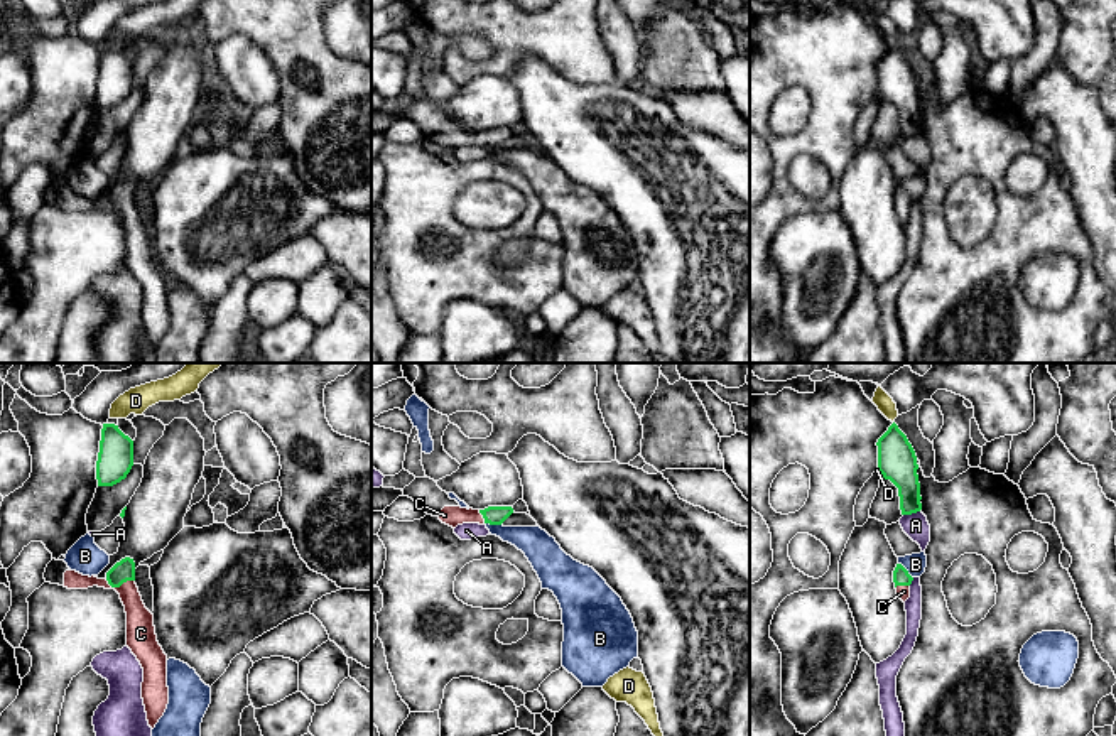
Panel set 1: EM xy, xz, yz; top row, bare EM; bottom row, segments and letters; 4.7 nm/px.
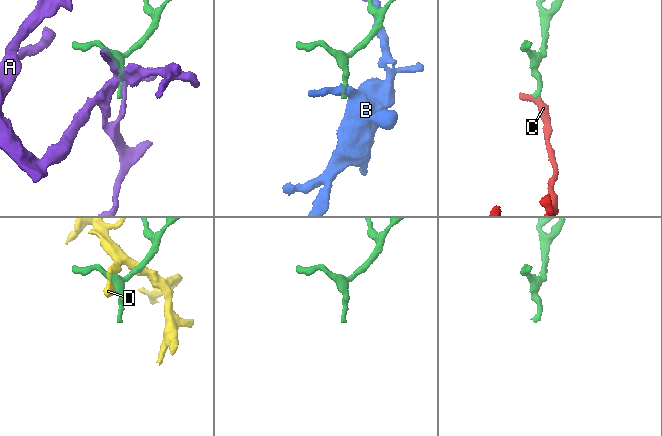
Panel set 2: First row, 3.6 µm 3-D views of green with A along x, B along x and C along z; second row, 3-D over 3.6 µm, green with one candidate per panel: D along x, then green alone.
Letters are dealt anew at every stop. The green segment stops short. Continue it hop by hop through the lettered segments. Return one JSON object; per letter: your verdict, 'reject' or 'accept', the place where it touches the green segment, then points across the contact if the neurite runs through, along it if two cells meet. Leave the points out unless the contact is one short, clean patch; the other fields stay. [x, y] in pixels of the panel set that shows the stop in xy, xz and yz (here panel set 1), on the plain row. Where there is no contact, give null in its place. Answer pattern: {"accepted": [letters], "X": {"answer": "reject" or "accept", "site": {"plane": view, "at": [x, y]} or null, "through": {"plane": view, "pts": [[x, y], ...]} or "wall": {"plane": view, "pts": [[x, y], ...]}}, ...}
{"accepted": ["C"], "A": {"answer": "reject", "site": {"plane": "yz", "at": [910, 135]}}, "B": {"answer": "reject", "site": {"plane": "xz", "at": [493, 146]}, "wall": {"plane": "xz", "pts": [[485, 144], [500, 147]]}}, "C": {"answer": "accept", "site": {"plane": "xy", "at": [120, 206]}, "through": {"plane": "xy", "pts": [[122, 193], [120, 206], [132, 221], [140, 254]]}}, "D": {"answer": "reject", "site": {"plane": "yz", "at": [880, 93]}, "wall": {"plane": "yz", "pts": [[877, 92], [883, 98]]}}}

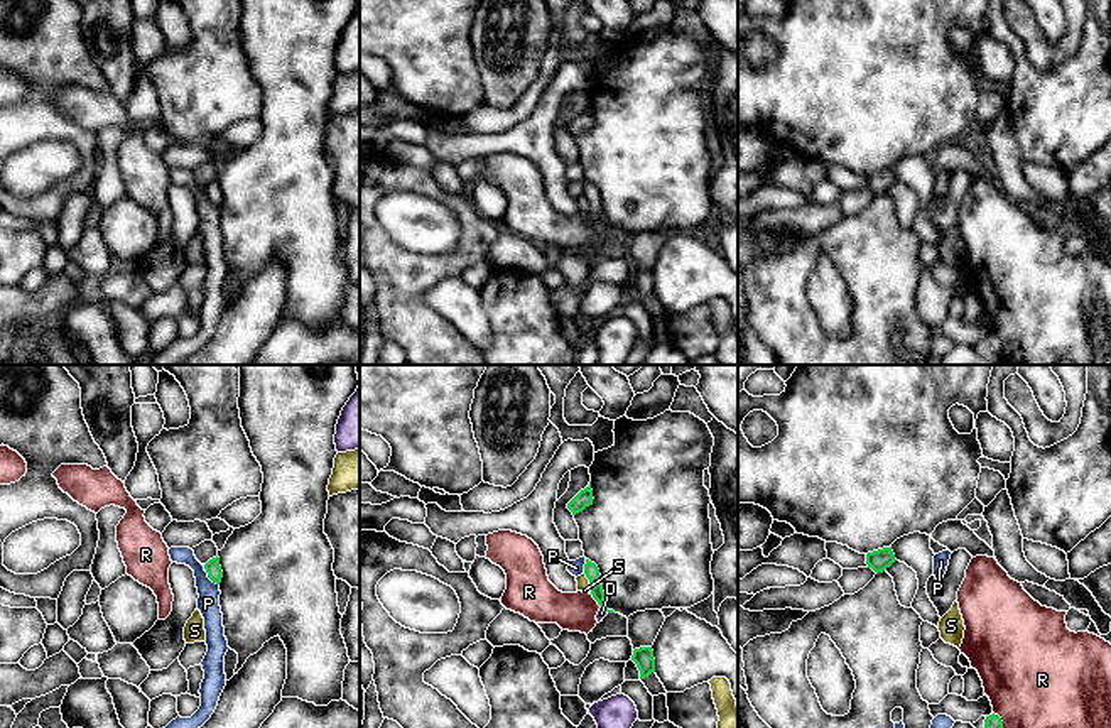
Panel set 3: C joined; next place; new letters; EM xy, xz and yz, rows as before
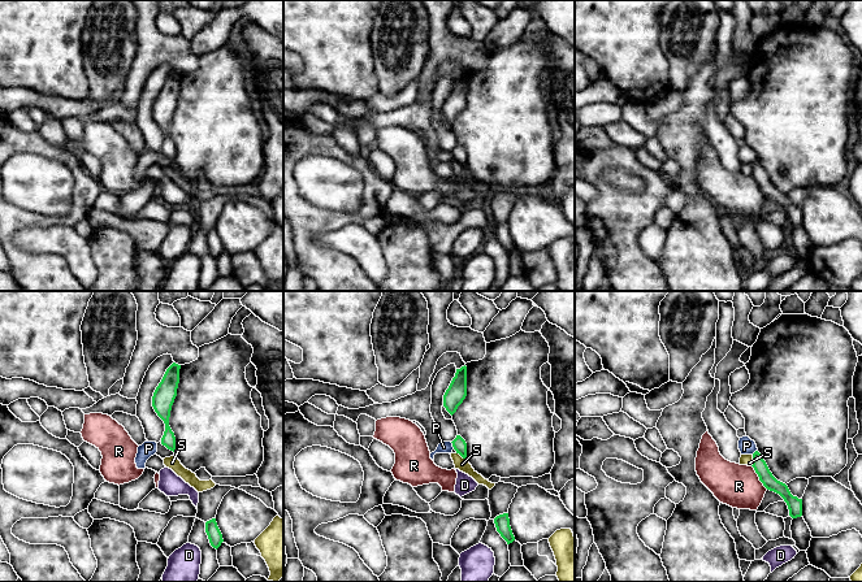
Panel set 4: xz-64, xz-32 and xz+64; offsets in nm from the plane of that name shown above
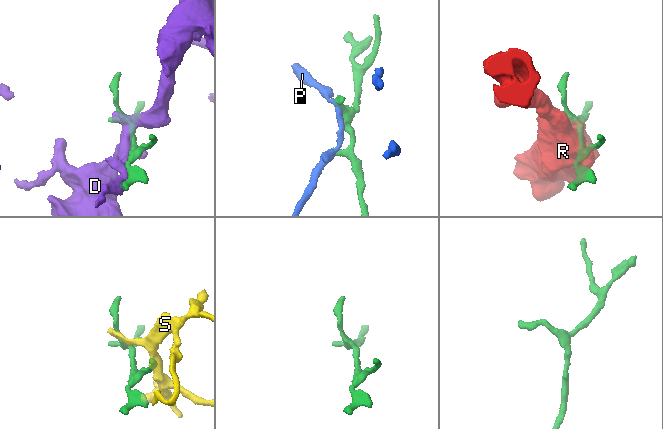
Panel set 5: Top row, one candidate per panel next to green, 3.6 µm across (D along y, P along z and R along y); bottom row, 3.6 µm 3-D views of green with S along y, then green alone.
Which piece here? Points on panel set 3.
{"accepted": [], "D": {"answer": "reject", "site": {"plane": "xz", "at": [605, 230]}}, "P": {"answer": "reject", "site": {"plane": "xy", "at": [211, 201]}, "wall": {"plane": "xy", "pts": [[205, 193], [218, 206]]}}, "R": {"answer": "reject", "site": {"plane": "xz", "at": [595, 220]}, "wall": {"plane": "xz", "pts": [[591, 215], [601, 228]]}}, "S": {"answer": "reject", "site": {"plane": "xz", "at": [590, 205]}, "wall": {"plane": "xz", "pts": [[583, 195], [591, 215]]}}}

